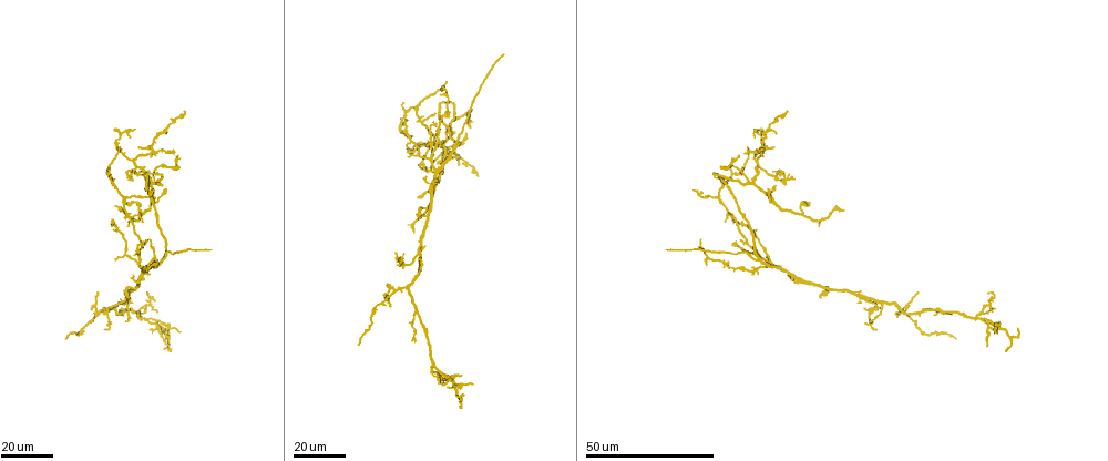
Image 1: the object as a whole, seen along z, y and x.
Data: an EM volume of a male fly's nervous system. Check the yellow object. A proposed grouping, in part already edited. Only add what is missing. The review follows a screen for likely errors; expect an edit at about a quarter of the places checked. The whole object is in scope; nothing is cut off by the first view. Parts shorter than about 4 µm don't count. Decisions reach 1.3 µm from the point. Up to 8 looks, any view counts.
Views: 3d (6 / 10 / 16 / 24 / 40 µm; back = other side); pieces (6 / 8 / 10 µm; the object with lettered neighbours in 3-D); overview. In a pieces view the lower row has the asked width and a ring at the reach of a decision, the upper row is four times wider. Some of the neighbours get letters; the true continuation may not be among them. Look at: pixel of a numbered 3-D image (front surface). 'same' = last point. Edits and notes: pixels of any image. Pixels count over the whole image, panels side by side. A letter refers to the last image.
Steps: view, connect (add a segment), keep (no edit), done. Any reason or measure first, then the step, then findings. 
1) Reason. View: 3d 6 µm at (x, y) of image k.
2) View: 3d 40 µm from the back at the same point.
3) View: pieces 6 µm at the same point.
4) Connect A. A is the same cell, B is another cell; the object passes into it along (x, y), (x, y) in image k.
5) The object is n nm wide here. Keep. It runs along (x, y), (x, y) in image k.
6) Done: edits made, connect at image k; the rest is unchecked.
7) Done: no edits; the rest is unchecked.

Branch stops here. View: 3d 16 µm at (413, 230) of image 1.

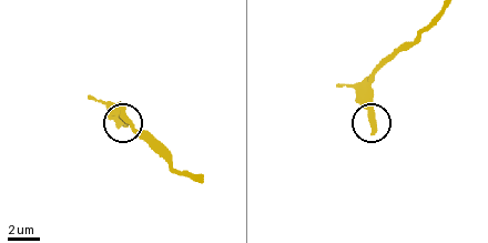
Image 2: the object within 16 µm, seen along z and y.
View: pieces 8 µm at (375, 131) of image 2.

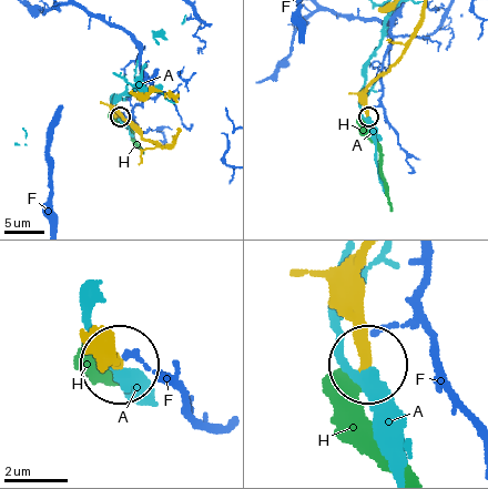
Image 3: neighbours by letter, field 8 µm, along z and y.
Connect H. H is the same cell, A and F are other cells; the cell continues.

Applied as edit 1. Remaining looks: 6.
View: 3d 16 µm at (420, 196) of image 1.

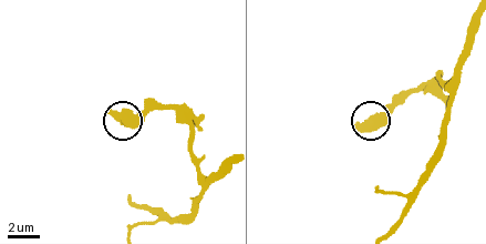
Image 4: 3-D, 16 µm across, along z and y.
View: pieces 8 µm at (110, 112) of image 4.

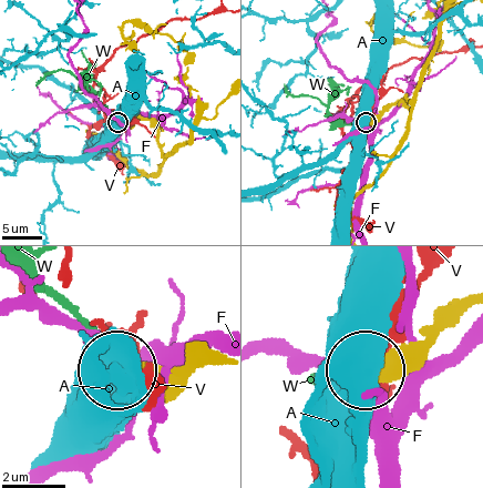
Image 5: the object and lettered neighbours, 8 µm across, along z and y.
Connect W. W is the same cell, A, F and V are other cells; the object passes into it along (387, 107), (343, 124), (317, 99), (294, 95), (285, 84) in image 5; it goes on there.

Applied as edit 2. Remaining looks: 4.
View: overview.

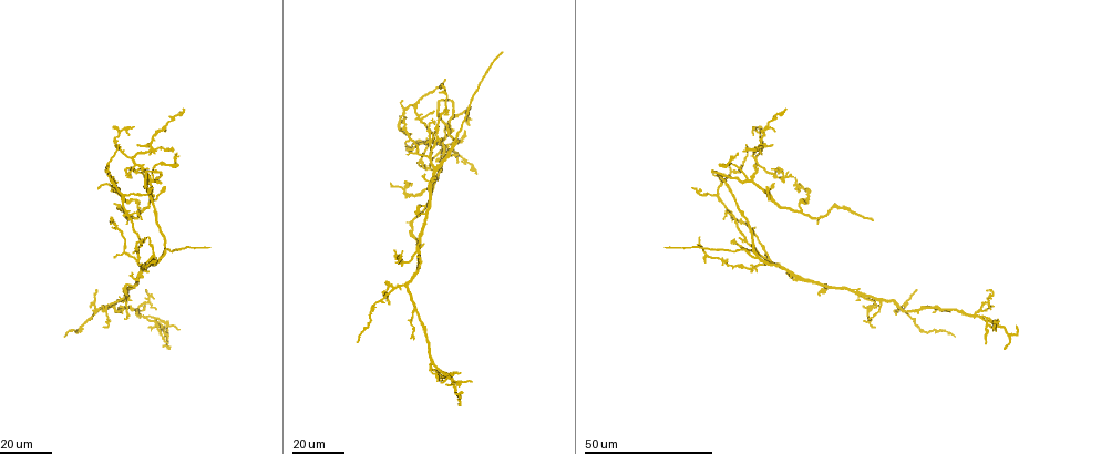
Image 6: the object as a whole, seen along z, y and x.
Tapers out. View: 3d 24 µm at (819, 222) of image 6.

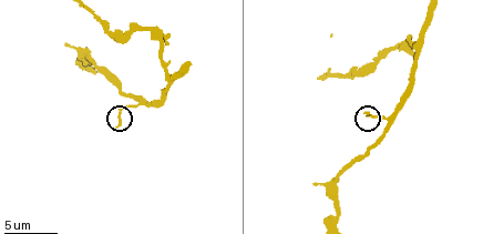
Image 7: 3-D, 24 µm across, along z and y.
View: pieces 10 µm at (117, 125) of image 7.

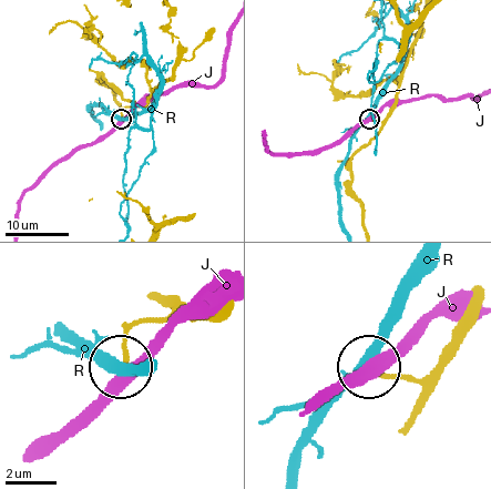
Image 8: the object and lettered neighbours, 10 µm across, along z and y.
The object is 180 nm wide here. Keep. J and R are other cells; none of them fits.

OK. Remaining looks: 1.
Done: edits made, connect at image 3, connect at image 5; the rest is unchecked.

